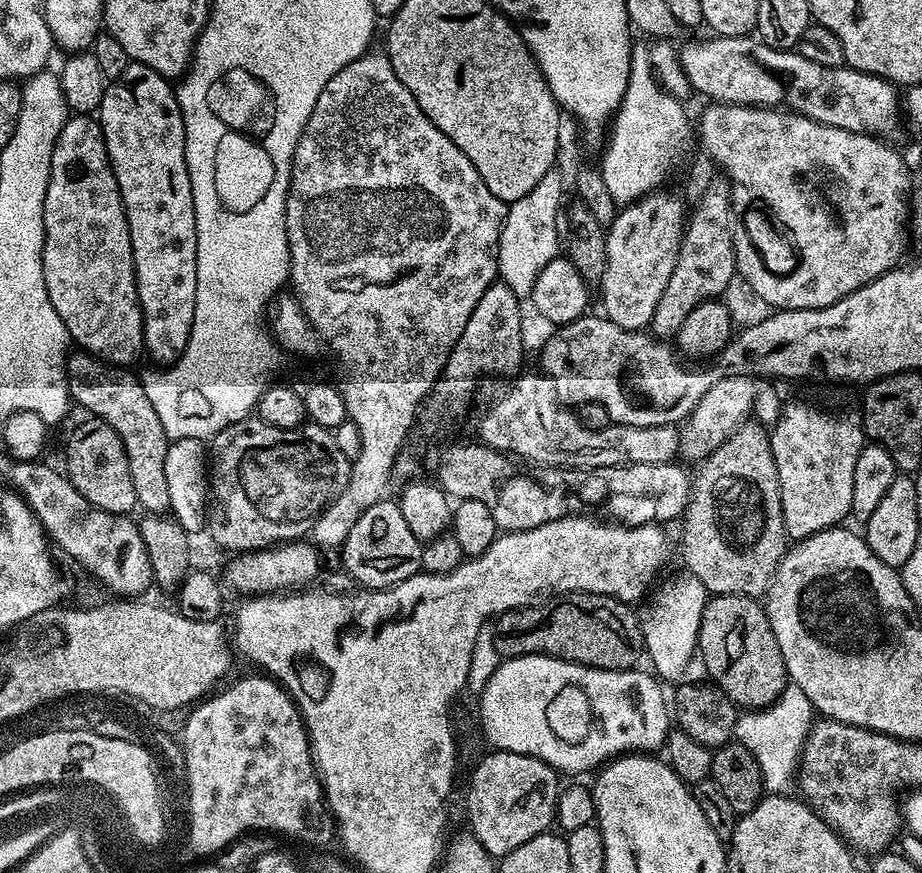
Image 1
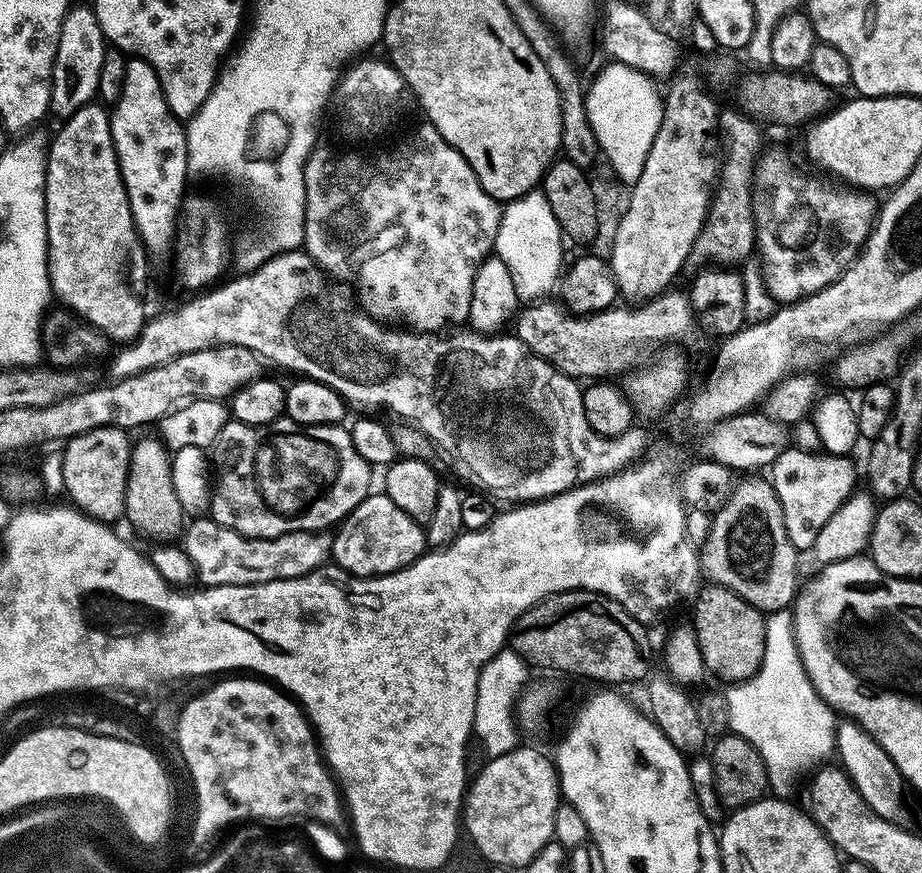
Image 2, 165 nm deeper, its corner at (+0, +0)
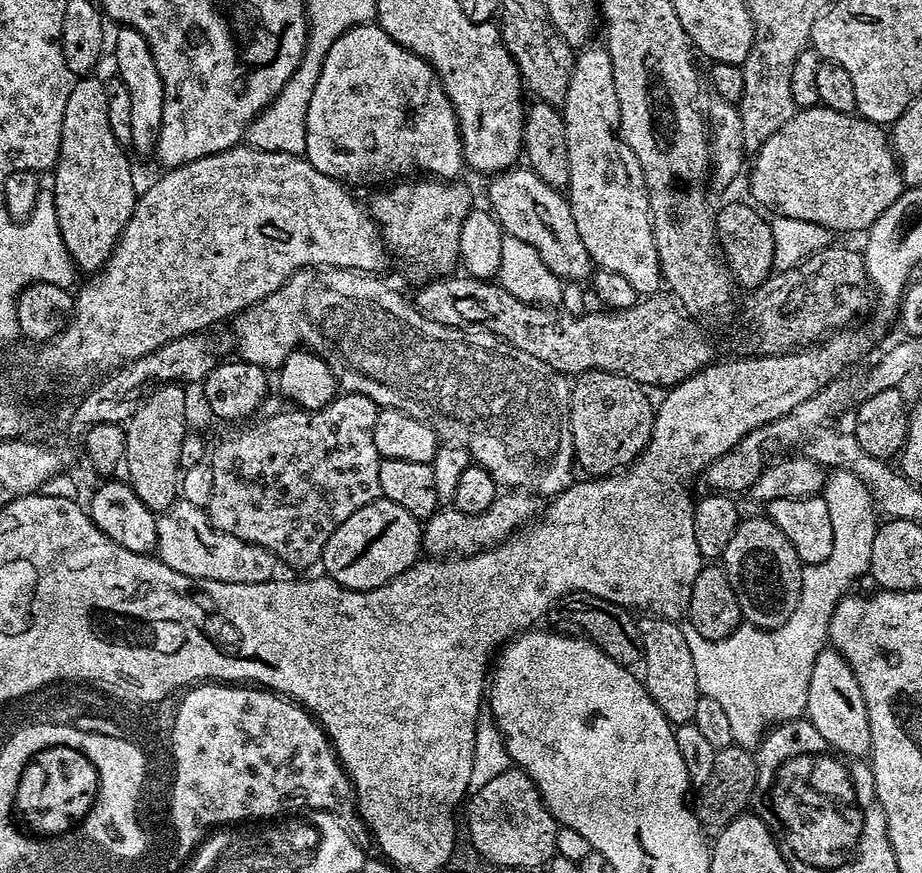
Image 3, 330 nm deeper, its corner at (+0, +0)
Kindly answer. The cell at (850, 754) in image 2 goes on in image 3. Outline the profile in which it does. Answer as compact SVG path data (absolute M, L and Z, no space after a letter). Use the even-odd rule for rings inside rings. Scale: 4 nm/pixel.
M831 646L825 647L814 662L806 719L814 726L814 730L818 730L818 734L822 734L822 738L826 738L829 748L841 756L864 758L871 753L870 718L866 710L866 698L862 698L862 686L858 686L858 678L854 678L854 670L850 670L846 658L842 658L842 654Z

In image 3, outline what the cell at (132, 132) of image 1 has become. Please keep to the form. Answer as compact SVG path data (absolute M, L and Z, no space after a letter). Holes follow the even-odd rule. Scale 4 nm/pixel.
M117 27L116 41L111 41L110 56L116 59L115 75L122 82L126 82L126 90L130 90L131 117L130 134L132 142L130 145L133 153L141 152L144 156L151 157L156 150L156 143L162 130L162 110L164 109L164 87L162 78L158 74L158 66L154 66L154 54L133 28Z

